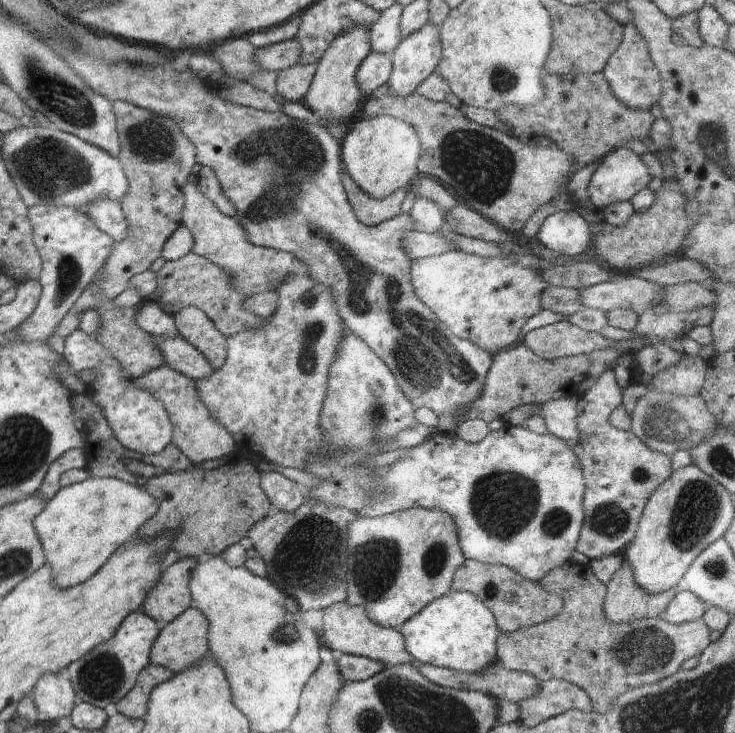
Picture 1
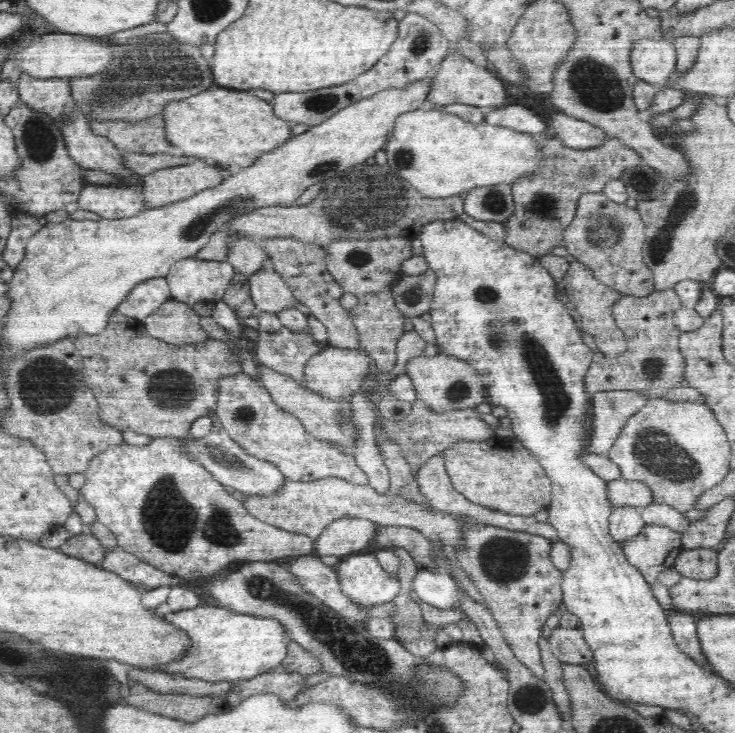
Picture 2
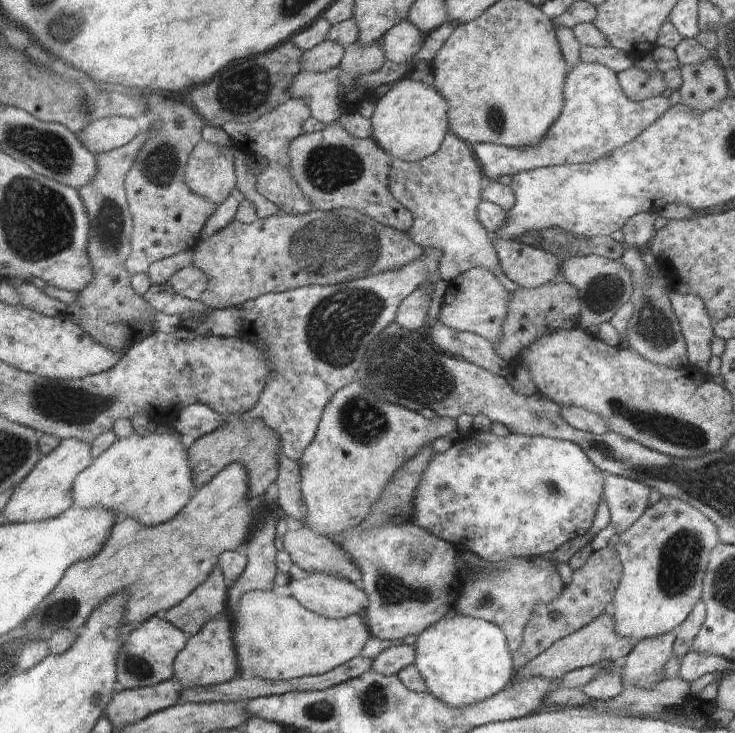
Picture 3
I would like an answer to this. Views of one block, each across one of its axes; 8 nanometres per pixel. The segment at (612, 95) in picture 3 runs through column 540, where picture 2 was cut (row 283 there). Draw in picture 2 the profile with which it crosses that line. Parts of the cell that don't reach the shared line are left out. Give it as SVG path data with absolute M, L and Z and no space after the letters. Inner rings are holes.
M156 277L150 280L145 280L144 282L134 286L134 288L132 288L132 290L130 290L130 292L126 295L126 298L122 300L121 303L118 303L116 310L120 314L141 323L143 319L150 316L152 312L156 312L156 310L160 308L160 305L170 298L171 292L168 281L165 277Z

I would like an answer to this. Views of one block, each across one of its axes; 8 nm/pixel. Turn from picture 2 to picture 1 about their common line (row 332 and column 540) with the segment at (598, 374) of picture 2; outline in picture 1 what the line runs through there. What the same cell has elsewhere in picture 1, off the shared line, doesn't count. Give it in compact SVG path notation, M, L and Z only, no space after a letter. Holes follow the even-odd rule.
M569 561L556 567L539 580L540 586L549 593L563 598L560 613L540 624L521 628L512 632L500 632L496 641L497 662L511 671L520 671L535 676L539 681L551 678L568 681L585 690L591 700L593 710L606 714L613 708L616 699L630 689L649 685L667 676L676 674L680 664L700 653L710 643L709 628L700 618L682 624L672 624L660 618L641 618L628 622L612 622L605 617L603 604L607 586L592 574L588 566Z

